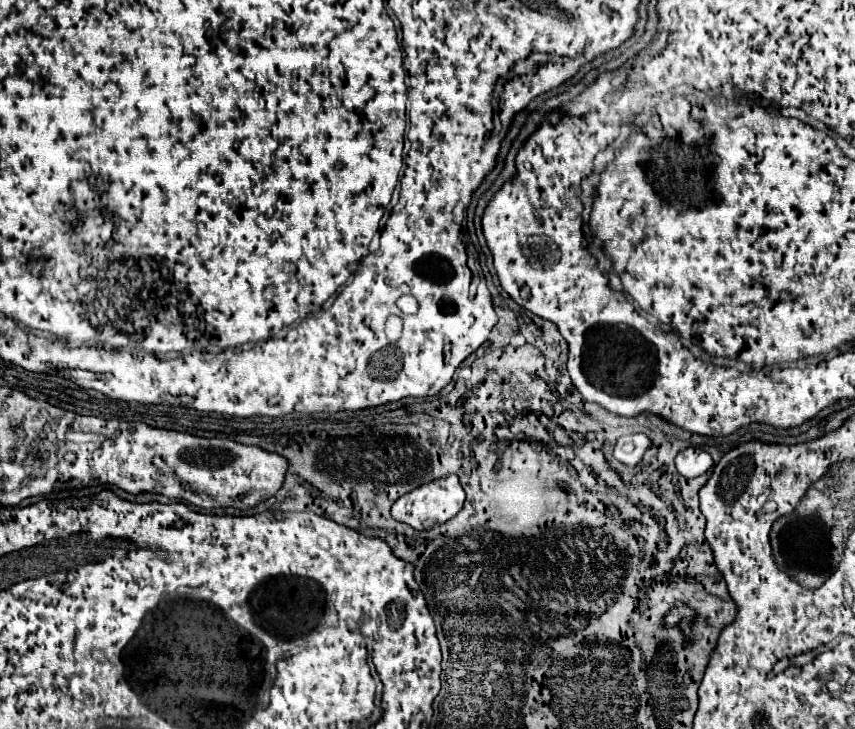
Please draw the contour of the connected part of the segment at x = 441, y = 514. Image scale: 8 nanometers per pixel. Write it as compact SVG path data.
M450 475L446 479L440 479L440 481L422 485L422 487L418 487L418 491L410 491L404 497L400 497L392 505L392 517L396 521L400 521L400 523L410 525L416 531L424 531L430 525L436 525L436 523L442 525L448 519L452 519L454 515L458 515L462 511L462 507L464 507L464 499L466 499L466 493L464 493L458 477L456 475Z

